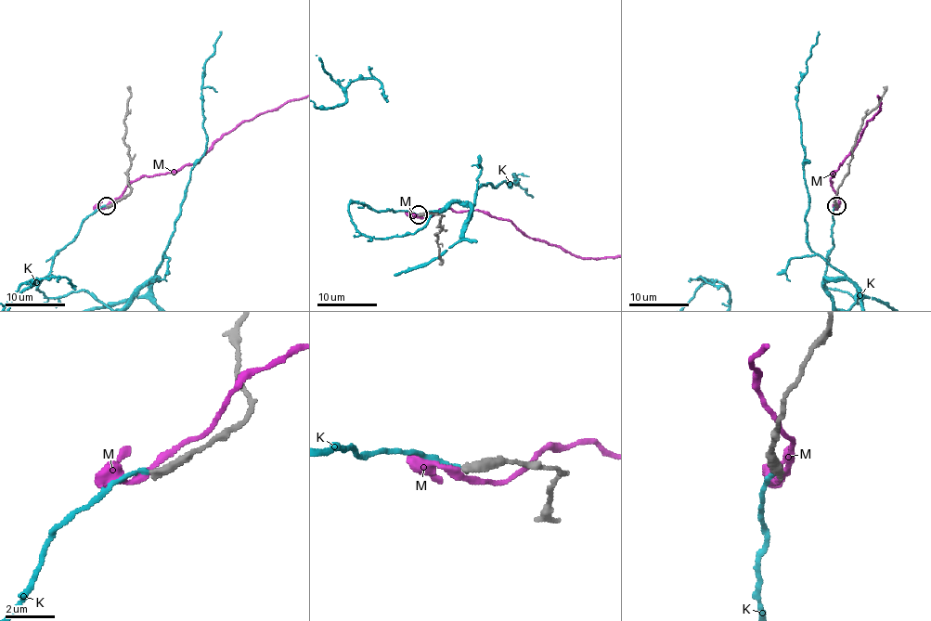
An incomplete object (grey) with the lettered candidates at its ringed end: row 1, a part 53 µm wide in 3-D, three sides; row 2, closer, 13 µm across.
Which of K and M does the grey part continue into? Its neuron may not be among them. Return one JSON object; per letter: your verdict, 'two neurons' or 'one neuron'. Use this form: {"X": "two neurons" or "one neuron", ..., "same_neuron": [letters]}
{"K": "one neuron", "M": "two neurons", "same_neuron": ["K"]}

